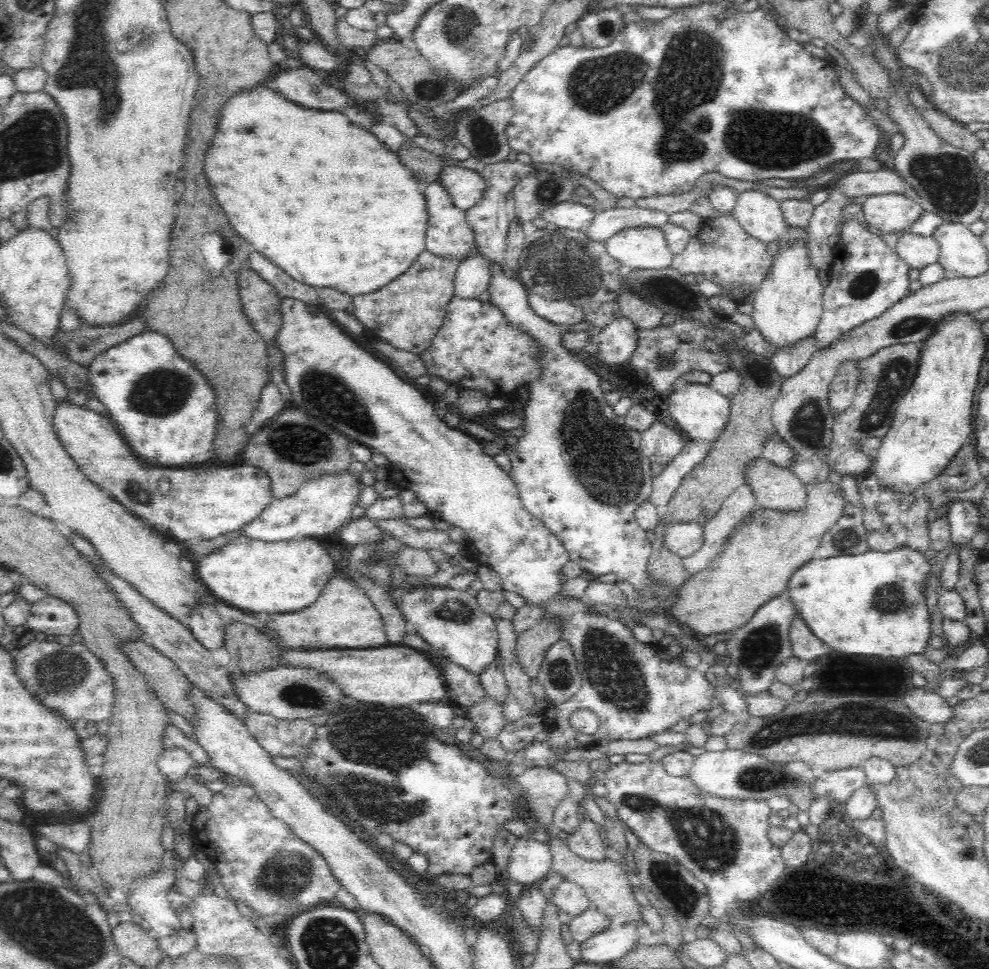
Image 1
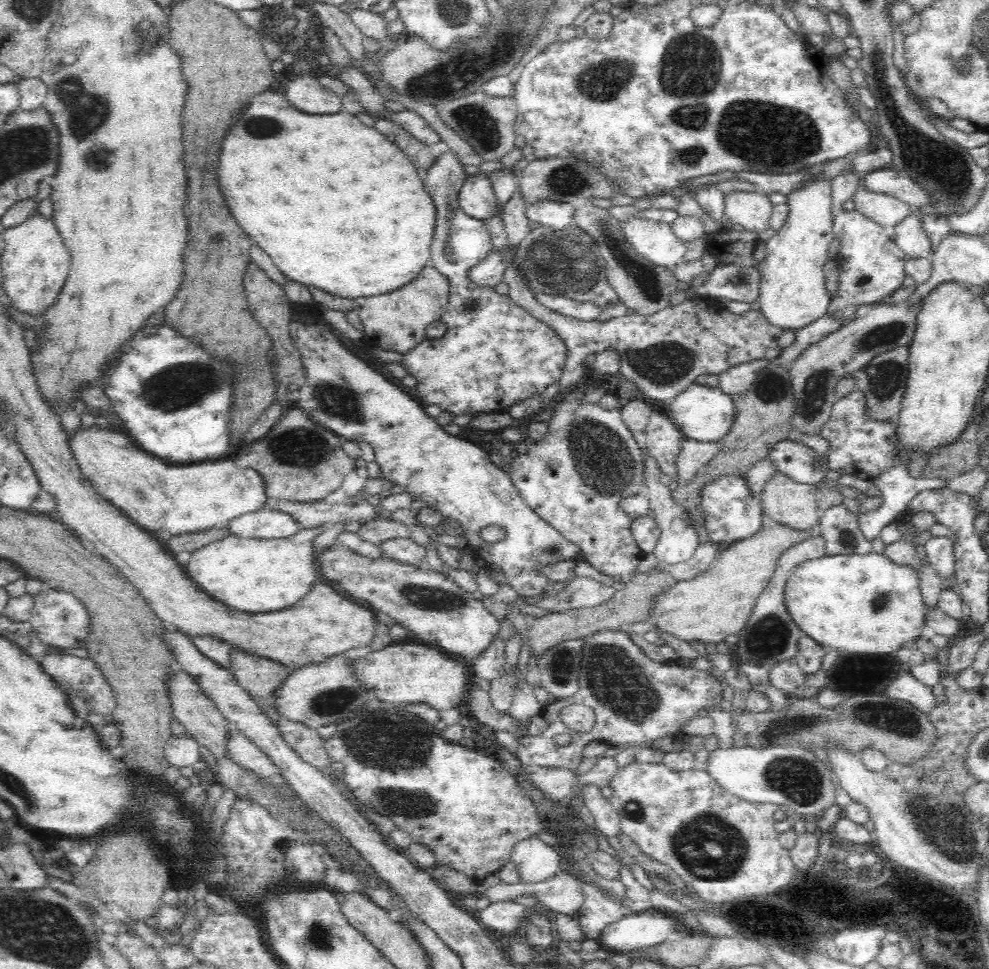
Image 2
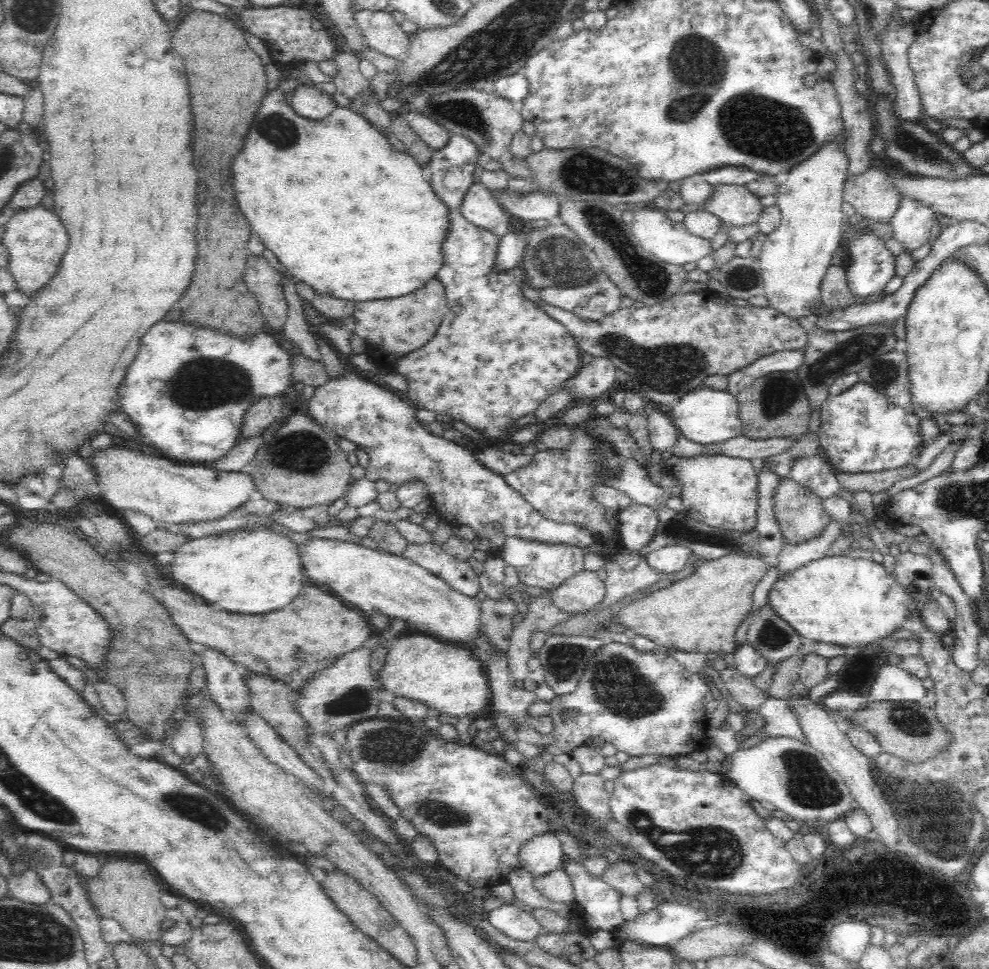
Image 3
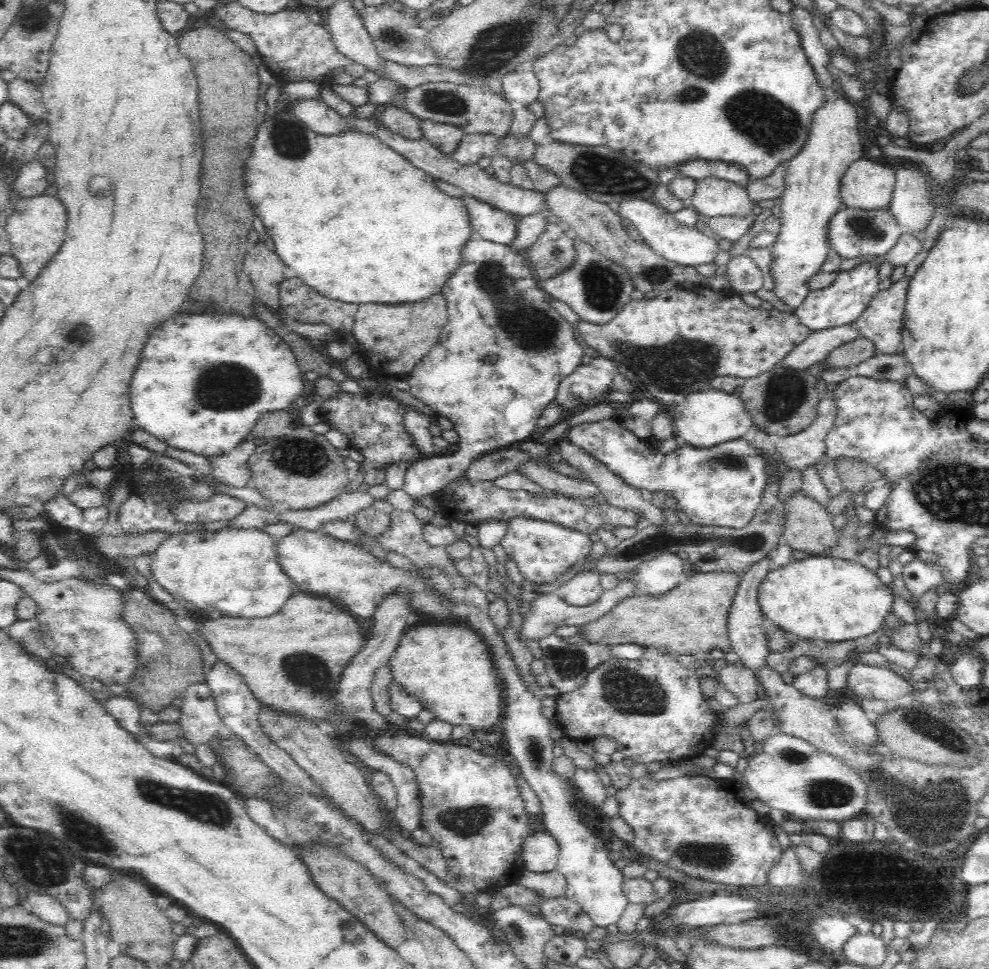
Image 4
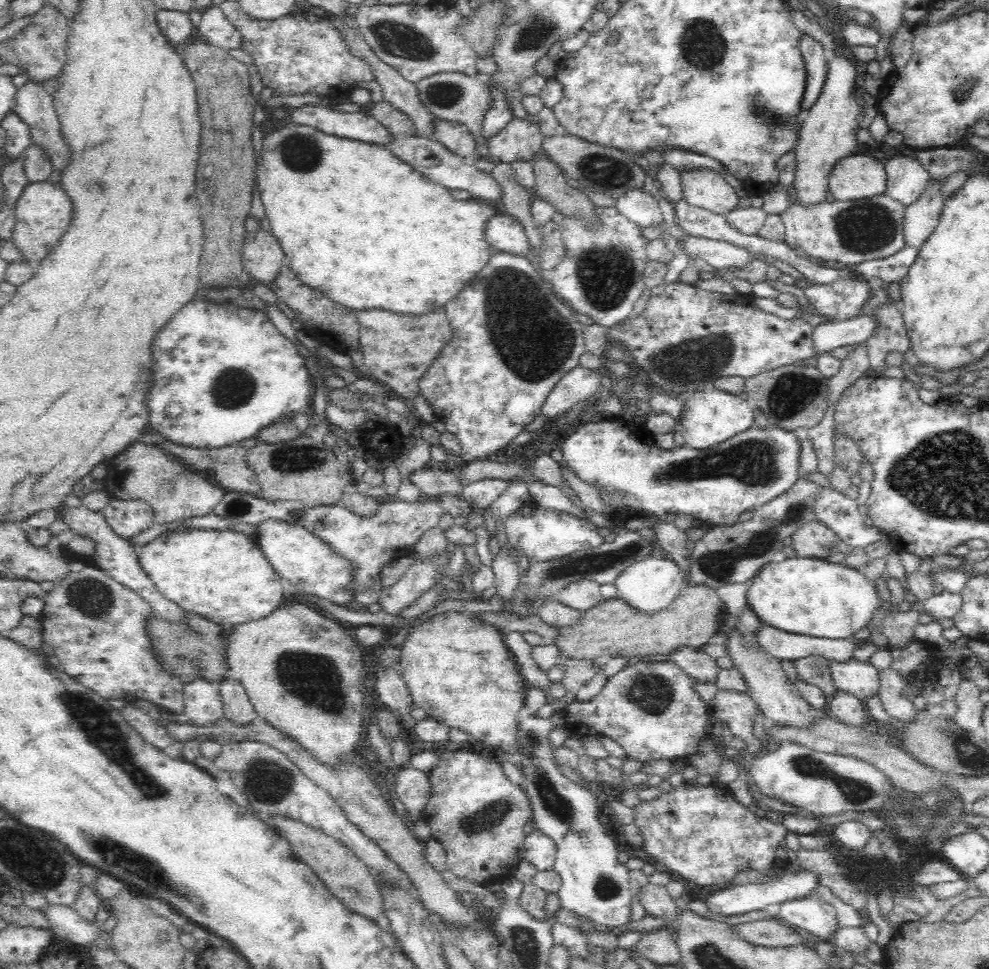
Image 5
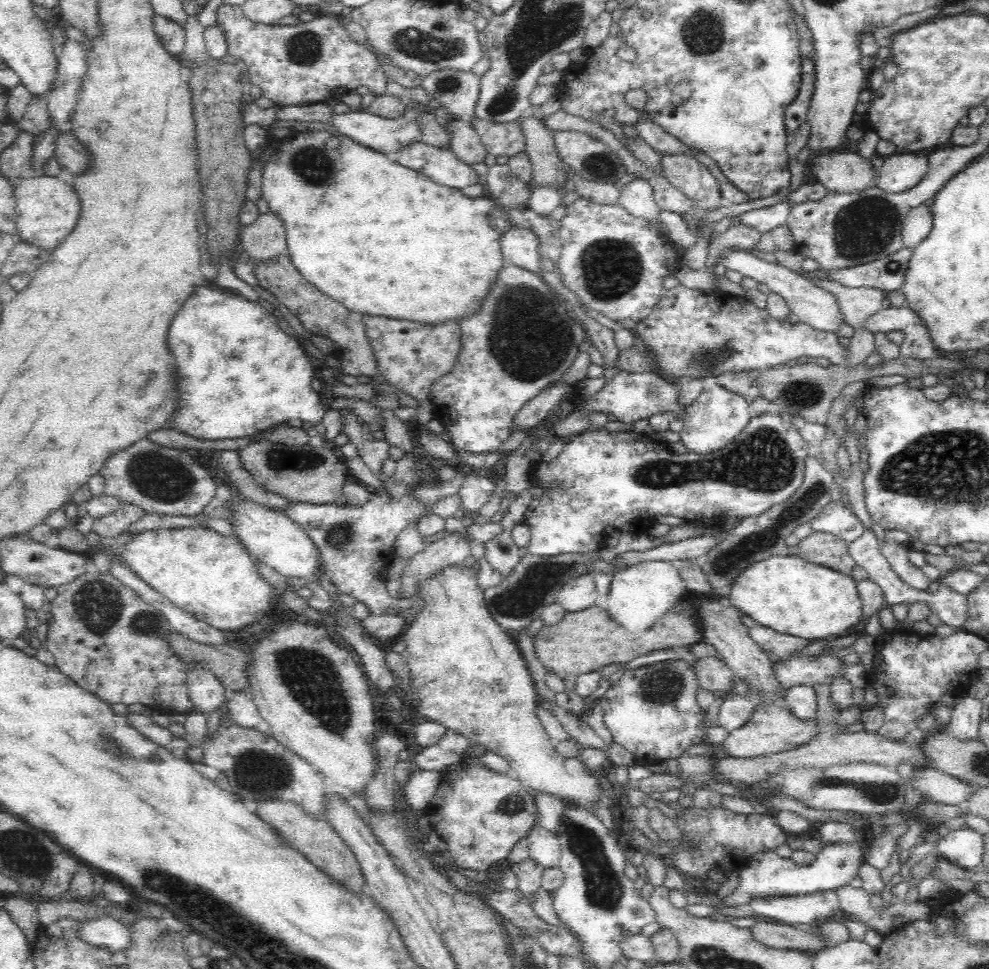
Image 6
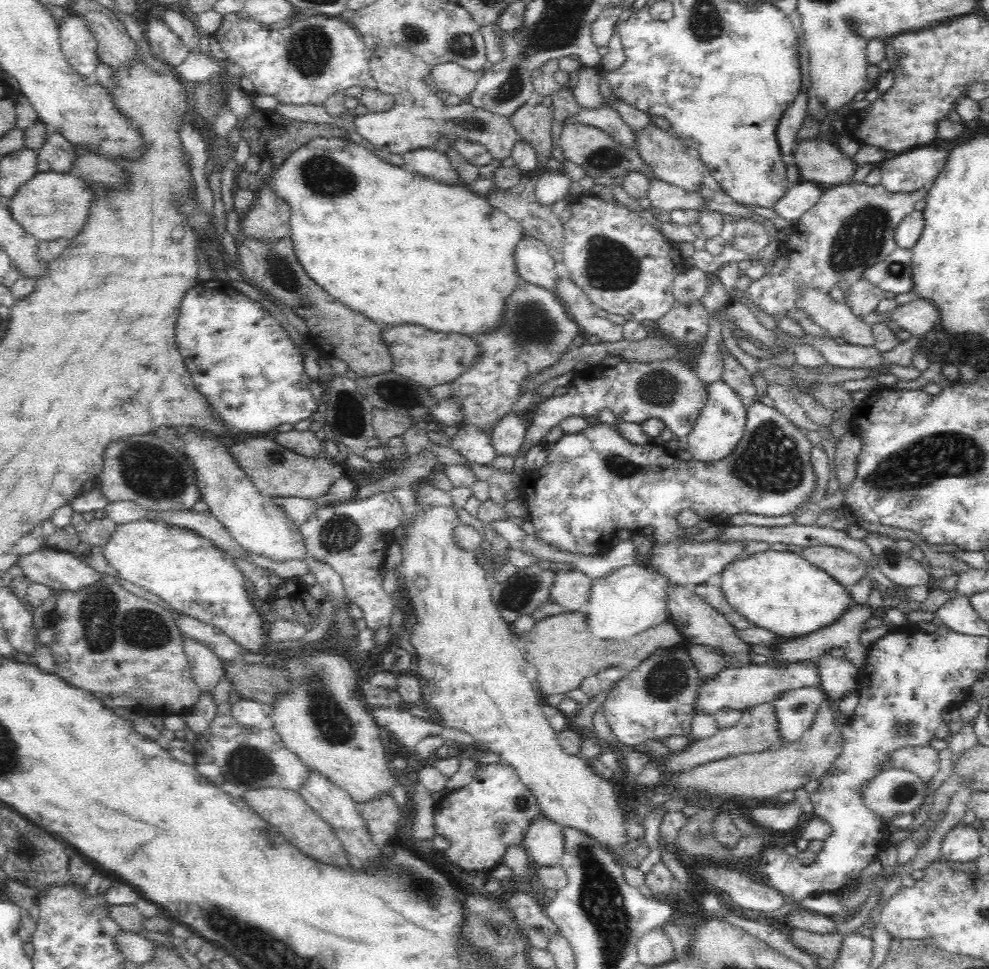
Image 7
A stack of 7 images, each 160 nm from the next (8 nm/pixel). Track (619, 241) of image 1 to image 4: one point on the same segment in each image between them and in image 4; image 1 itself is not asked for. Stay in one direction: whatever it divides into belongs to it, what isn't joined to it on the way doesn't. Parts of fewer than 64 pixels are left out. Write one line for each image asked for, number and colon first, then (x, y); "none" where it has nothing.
2: (655, 241)
3: (670, 242)
4: (683, 245)

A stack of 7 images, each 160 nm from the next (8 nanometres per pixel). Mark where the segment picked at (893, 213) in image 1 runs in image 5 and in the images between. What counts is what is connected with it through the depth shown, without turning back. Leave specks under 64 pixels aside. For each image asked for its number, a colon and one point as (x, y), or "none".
2: (887, 211)
3: (871, 194)
4: (867, 185)
5: (857, 177)

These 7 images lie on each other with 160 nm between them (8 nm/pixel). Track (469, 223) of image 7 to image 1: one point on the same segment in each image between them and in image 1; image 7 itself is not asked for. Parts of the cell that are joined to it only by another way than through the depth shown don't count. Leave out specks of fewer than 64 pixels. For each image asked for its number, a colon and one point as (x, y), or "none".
1: (323, 199)
2: (335, 205)
3: (344, 212)
4: (355, 221)
5: (355, 222)
6: (428, 253)

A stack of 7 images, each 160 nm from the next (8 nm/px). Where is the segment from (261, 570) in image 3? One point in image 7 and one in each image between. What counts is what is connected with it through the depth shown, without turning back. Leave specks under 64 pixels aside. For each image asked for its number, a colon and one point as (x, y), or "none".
4: (235, 570)
5: (222, 575)
6: (213, 577)
7: (186, 570)

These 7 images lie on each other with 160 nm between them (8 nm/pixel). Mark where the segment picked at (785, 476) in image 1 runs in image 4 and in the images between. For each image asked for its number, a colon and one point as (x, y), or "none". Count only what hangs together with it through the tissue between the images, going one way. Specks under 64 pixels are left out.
2: (786, 501)
3: (799, 512)
4: (806, 525)

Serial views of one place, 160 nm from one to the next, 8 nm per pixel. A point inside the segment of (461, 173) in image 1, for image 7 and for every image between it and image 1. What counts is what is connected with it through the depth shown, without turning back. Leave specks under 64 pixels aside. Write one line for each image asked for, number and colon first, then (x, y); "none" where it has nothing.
2: (476, 198)
3: (480, 206)
4: (491, 223)
5: (503, 232)
6: (518, 245)
7: (534, 263)

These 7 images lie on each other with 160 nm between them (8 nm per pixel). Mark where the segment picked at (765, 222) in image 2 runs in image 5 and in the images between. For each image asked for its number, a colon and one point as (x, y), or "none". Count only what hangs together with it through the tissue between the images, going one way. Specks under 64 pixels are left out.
3: (735, 205)
4: (713, 197)
5: (706, 189)

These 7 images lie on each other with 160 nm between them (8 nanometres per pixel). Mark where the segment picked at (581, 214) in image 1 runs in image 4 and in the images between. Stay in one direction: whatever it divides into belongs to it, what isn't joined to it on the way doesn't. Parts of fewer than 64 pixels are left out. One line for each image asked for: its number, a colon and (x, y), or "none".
2: (555, 215)
3: (537, 205)
4: (474, 181)

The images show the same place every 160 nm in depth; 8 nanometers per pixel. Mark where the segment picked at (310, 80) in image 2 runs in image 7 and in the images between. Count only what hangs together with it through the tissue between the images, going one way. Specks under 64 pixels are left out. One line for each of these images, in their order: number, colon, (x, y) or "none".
3: (308, 101)
4: (313, 112)
5: (359, 126)
6: (386, 135)
7: (418, 118)

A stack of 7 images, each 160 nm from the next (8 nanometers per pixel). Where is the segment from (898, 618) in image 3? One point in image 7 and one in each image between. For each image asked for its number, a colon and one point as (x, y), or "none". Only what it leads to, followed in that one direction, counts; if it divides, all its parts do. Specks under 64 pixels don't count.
4: (817, 598)
5: (813, 597)
6: (786, 593)
7: (780, 591)

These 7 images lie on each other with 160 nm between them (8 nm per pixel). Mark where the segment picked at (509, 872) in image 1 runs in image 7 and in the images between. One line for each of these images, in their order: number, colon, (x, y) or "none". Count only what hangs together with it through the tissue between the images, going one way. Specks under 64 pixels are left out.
2: (536, 862)
3: (539, 856)
4: (539, 854)
5: (540, 850)
6: (544, 847)
7: (544, 843)

